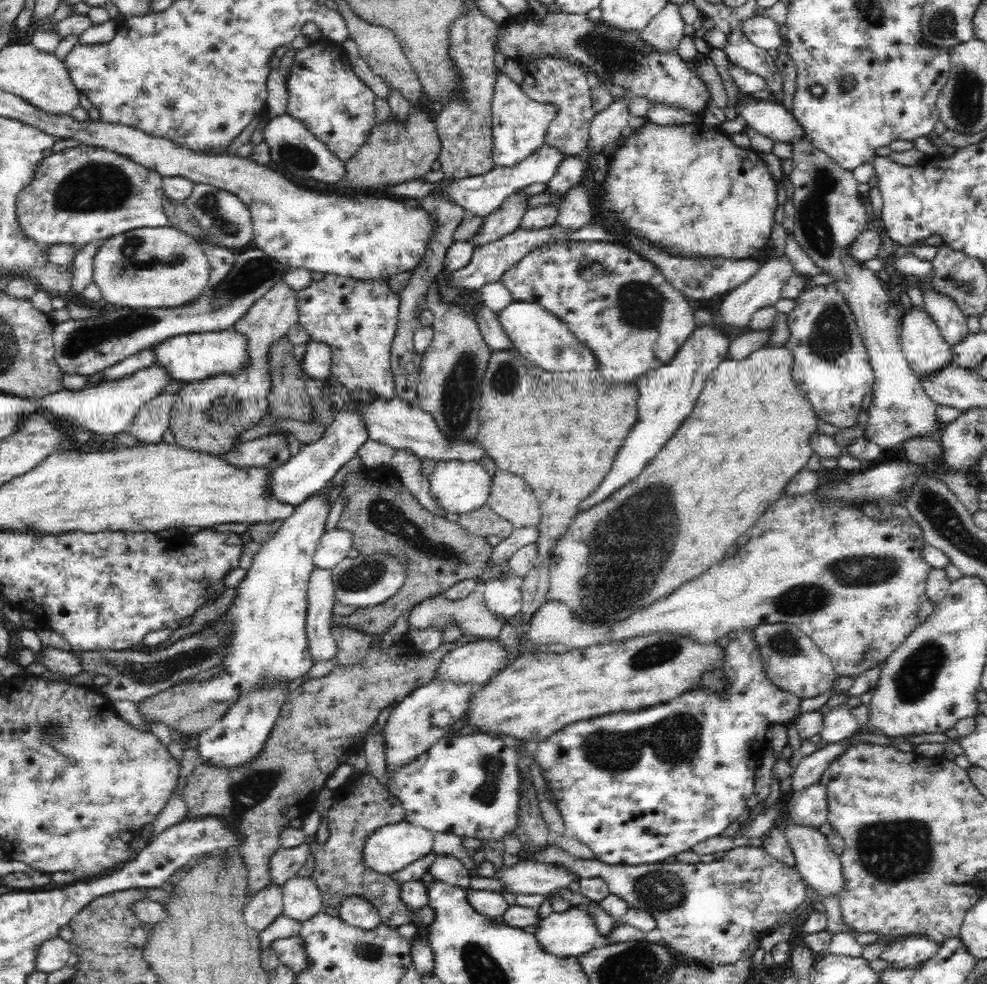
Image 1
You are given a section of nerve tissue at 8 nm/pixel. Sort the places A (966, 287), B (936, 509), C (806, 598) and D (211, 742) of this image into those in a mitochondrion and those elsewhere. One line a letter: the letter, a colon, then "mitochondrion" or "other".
A: mitochondrion
B: mitochondrion
C: mitochondrion
D: other

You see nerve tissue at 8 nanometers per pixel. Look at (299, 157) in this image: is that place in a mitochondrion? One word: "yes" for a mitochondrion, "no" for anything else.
yes

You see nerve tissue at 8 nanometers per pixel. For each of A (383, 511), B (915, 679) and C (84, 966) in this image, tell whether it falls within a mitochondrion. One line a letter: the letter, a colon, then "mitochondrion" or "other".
A: mitochondrion
B: mitochondrion
C: other

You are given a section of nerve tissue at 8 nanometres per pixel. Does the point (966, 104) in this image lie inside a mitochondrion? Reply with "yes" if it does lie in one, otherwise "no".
yes

